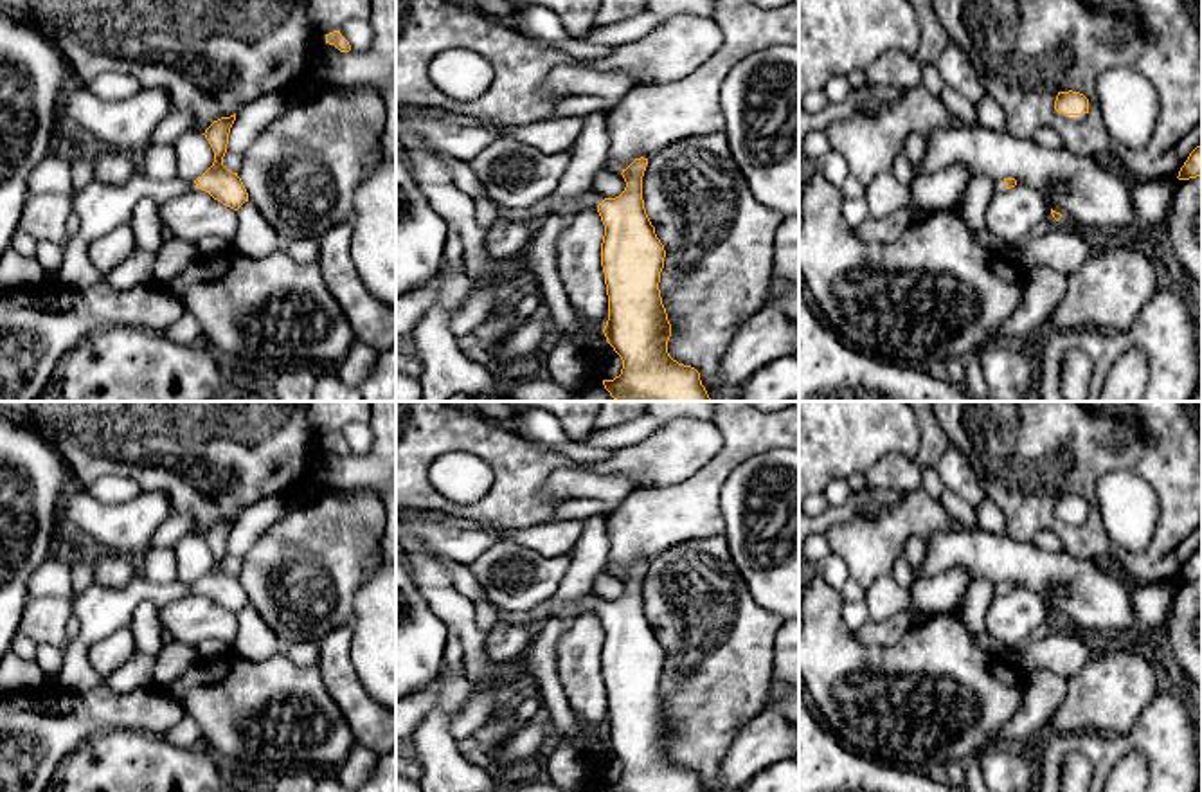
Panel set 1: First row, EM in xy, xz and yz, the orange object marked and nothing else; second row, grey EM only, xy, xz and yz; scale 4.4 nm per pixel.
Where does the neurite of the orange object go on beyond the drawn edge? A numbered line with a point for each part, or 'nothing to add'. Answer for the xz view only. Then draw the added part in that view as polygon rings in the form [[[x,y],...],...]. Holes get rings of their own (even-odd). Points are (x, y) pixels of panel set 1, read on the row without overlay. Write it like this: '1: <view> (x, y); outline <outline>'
1: xz (551, 607); outline [[[594,594],[583,596],[576,603],[558,603],[556,598],[552,596],[547,601],[525,612],[506,612],[506,610],[497,608],[497,617],[498,617],[498,623],[504,623],[504,625],[525,626],[534,621],[545,621],[551,616],[556,616],[558,612],[567,612],[572,617],[578,617],[587,610],[597,610],[601,605],[603,601]]]

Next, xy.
1: xy (101, 611); outline [[[137,574],[124,587],[112,589],[94,583],[70,598],[79,632],[68,641],[63,652],[58,684],[72,693],[85,693],[104,684],[104,679],[88,661],[90,646],[119,628],[130,626],[133,610],[142,601],[153,601],[160,608],[194,592],[194,583],[180,580],[173,583],[151,583],[142,574]]]

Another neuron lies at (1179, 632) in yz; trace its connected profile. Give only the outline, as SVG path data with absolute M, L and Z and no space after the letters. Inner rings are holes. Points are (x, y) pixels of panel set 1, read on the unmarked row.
M1202 578L1179 583L1173 614L1164 630L1182 675L1202 693L1202 644L1195 639L1195 625L1202 617Z

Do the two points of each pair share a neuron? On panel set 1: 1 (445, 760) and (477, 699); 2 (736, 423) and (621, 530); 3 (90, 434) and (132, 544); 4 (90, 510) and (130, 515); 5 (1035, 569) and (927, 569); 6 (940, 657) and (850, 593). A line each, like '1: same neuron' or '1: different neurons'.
1: different neurons
2: same neuron
3: different neurons
4: same neuron
5: same neuron
6: different neurons

